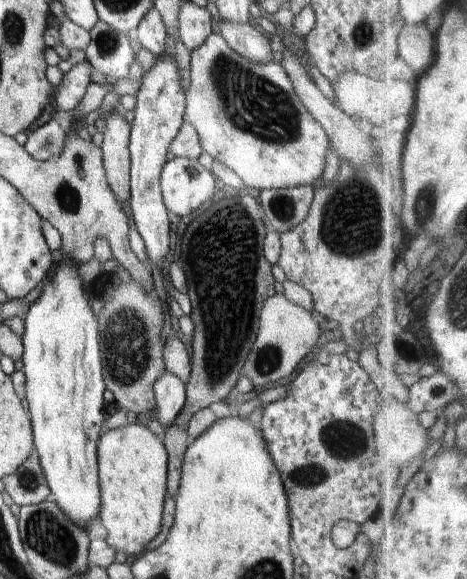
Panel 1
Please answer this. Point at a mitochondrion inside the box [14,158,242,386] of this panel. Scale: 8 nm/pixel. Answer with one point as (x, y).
(68, 197)

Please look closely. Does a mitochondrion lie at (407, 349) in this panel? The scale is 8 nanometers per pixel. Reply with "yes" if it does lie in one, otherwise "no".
yes

